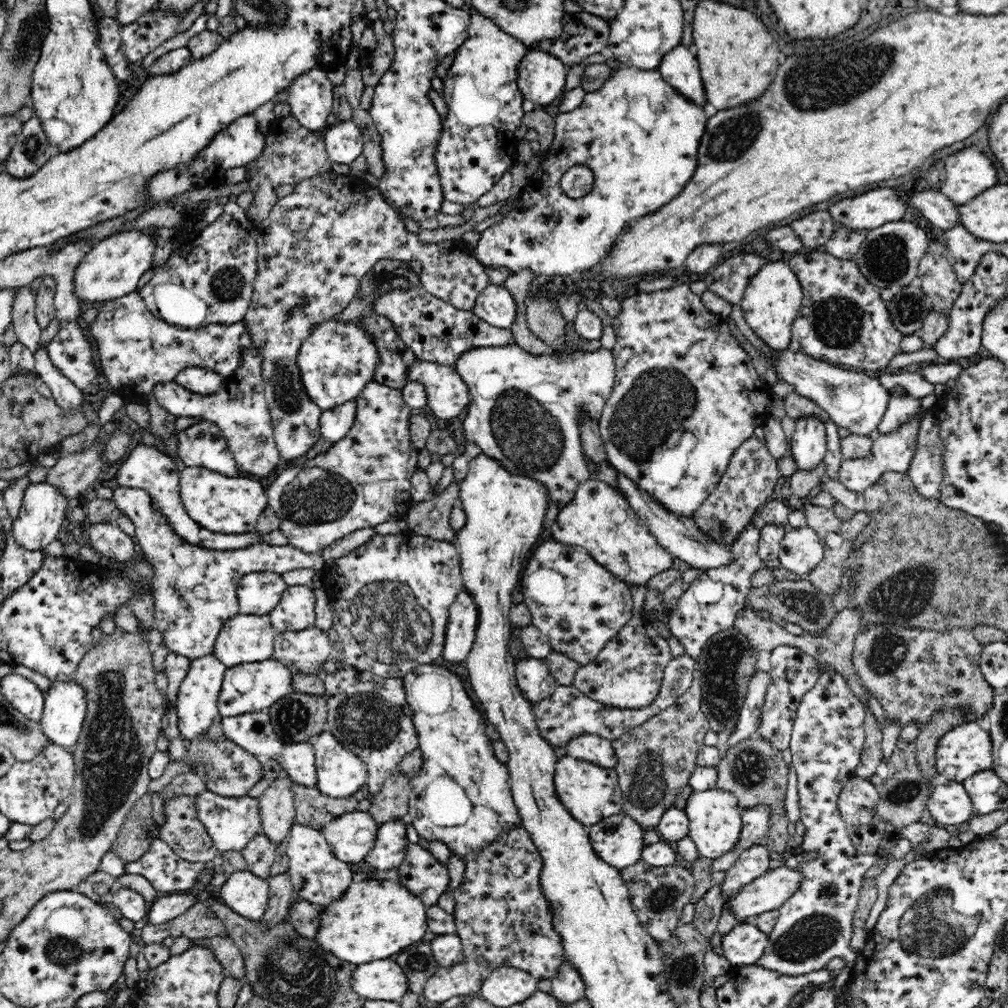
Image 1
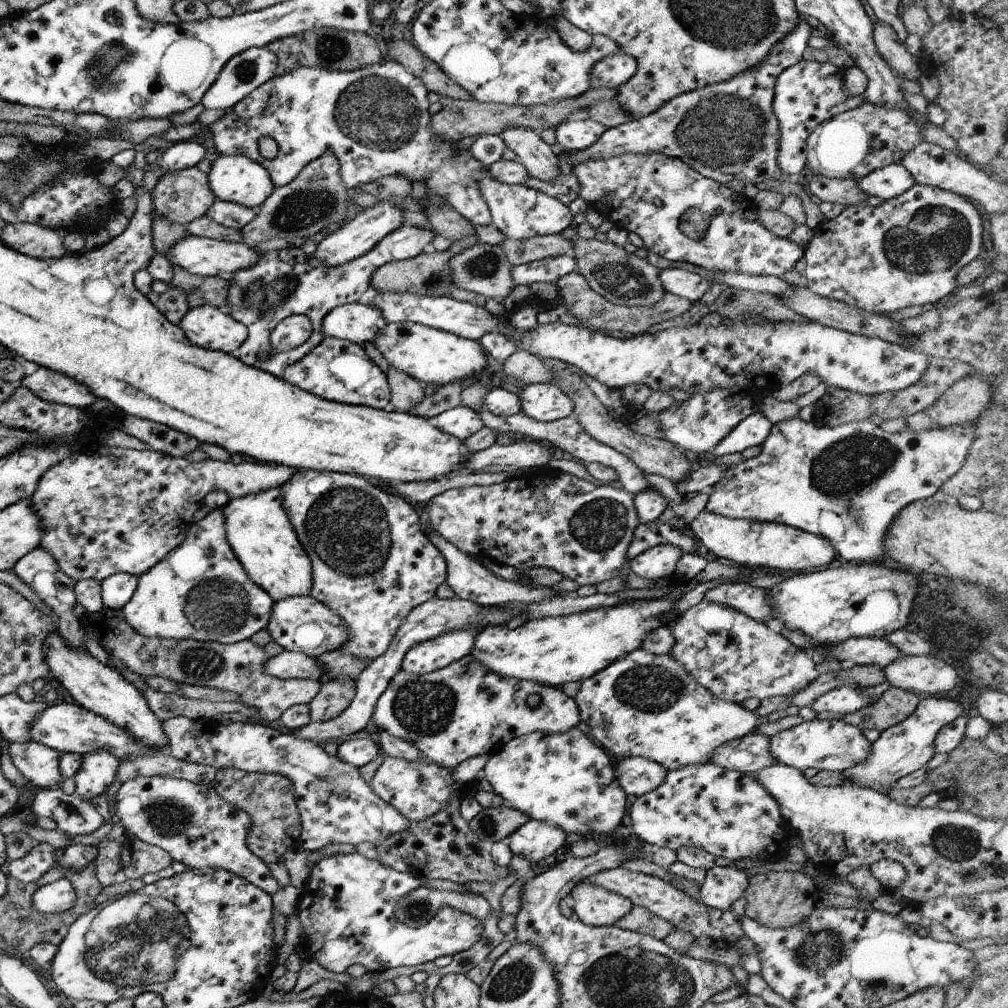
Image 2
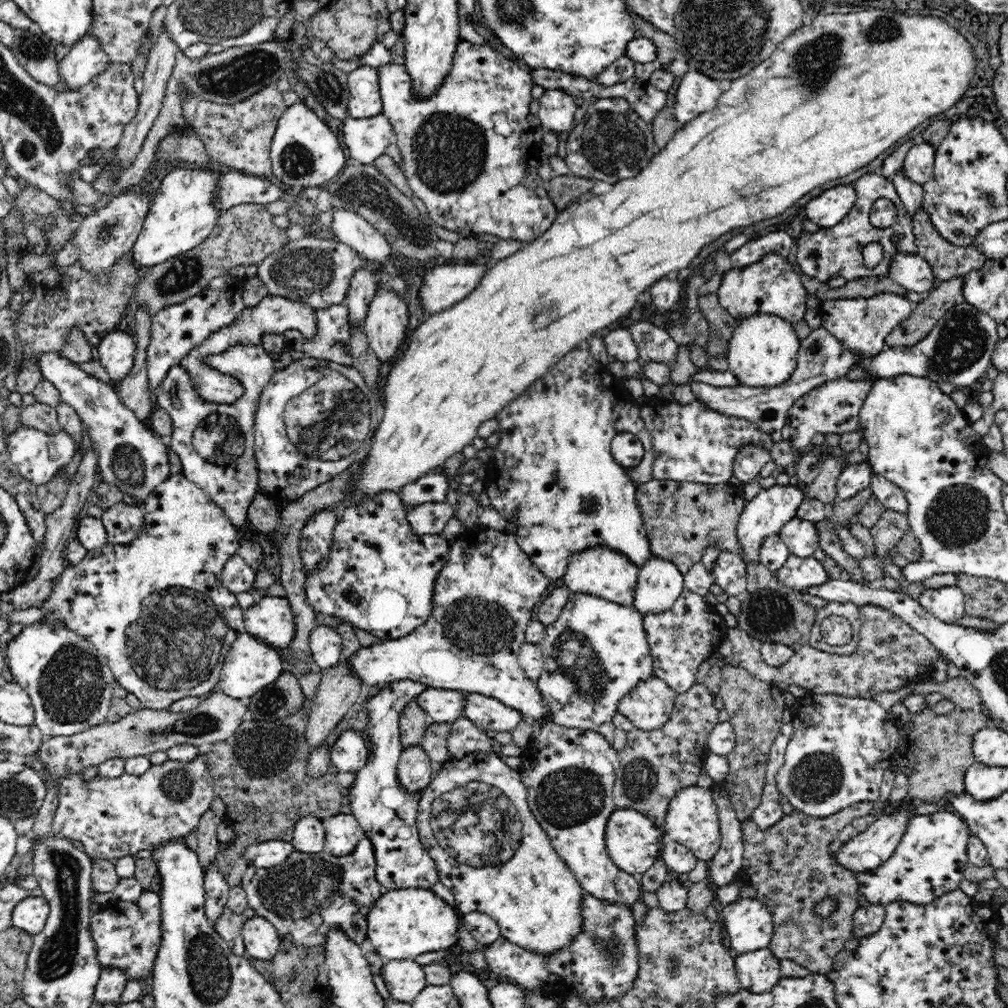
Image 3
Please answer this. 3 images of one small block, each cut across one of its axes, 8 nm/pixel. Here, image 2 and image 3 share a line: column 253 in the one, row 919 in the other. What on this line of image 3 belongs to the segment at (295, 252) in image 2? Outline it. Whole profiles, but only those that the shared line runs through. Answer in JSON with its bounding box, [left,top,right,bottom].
[241,836,386,948]

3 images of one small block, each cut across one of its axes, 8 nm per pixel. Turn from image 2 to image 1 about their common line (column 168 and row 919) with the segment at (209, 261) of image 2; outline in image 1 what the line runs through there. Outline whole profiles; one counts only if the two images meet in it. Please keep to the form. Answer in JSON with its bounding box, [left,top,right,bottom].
[219,871,269,921]

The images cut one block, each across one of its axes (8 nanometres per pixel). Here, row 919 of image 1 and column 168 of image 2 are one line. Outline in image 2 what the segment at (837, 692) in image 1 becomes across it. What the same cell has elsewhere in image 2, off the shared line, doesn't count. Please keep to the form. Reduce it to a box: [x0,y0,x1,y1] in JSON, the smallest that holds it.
[111,776,281,895]

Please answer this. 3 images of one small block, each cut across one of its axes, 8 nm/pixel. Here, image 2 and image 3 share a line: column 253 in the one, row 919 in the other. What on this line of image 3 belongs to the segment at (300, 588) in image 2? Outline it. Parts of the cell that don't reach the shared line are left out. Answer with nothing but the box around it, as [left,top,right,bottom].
[417,749,585,956]

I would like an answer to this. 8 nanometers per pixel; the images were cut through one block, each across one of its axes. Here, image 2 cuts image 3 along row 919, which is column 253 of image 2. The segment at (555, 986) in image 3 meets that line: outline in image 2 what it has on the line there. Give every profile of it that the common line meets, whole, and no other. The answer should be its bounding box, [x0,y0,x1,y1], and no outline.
[121,507,273,644]

